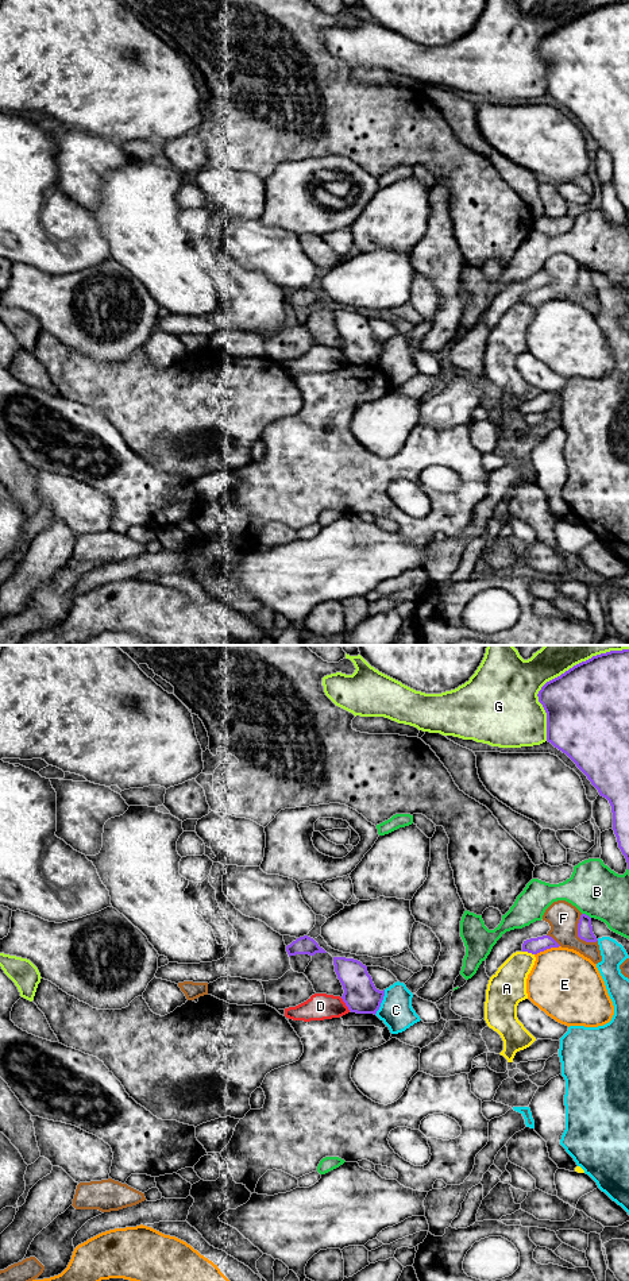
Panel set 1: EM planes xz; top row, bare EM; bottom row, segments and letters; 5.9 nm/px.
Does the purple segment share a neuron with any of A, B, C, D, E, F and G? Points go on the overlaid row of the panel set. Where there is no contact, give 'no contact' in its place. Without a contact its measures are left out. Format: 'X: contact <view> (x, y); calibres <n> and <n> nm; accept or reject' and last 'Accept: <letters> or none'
A: contact xz (528, 952); calibres 100 and 220 nm; reject
B: contact xz (585, 914); calibres 100 and 300 nm; reject
C: contact xz (381, 1002); calibres 200 and 200 nm; reject
D: contact xz (346, 1004); calibres 200 and 160 nm; reject
E: contact xz (547, 948); calibres 100 and 400 nm; reject
F: contact xz (578, 934); calibres 100 and 190 nm; reject
G: contact xz (558, 676); calibres 500 and 280 nm; reject
Accept: none

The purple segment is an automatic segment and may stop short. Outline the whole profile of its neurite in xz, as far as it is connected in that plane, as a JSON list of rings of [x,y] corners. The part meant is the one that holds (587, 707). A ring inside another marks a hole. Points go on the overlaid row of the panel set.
[[[629,649],[582,661],[537,694],[547,713],[547,741],[566,753],[611,806],[613,830],[629,869]]]

